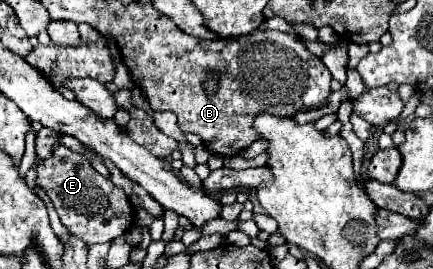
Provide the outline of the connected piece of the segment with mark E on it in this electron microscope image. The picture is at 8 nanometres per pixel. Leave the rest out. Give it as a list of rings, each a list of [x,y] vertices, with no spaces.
[[[55,145],[51,157],[39,161],[35,183],[45,189],[69,233],[87,245],[109,243],[123,235],[135,221],[135,209],[125,191],[99,175],[83,153],[71,151],[65,145]]]

